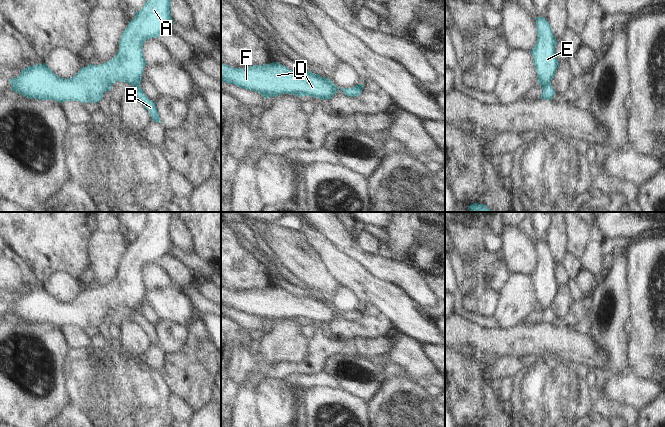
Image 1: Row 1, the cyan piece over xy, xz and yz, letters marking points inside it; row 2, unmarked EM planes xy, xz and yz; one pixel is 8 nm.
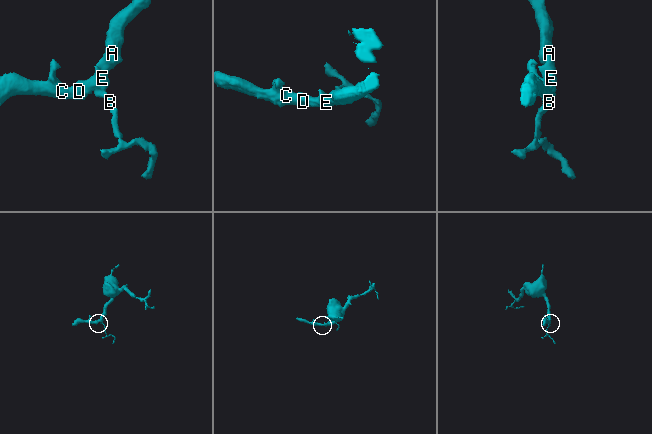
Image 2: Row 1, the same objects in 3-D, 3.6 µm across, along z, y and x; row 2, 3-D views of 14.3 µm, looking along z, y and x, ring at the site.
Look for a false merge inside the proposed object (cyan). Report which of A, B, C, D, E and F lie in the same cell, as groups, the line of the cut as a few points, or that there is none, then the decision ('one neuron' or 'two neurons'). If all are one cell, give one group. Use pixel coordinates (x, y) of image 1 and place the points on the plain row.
groups A C D E F / B; cut yz (550, 307), (542, 310); two neurons

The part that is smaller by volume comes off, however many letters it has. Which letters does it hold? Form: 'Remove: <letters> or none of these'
Remove: B

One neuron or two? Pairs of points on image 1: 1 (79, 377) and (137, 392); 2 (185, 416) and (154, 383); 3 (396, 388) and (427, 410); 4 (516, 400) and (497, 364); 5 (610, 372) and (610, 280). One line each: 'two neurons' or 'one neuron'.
1: one neuron
2: two neurons
3: one neuron
4: two neurons
5: one neuron

